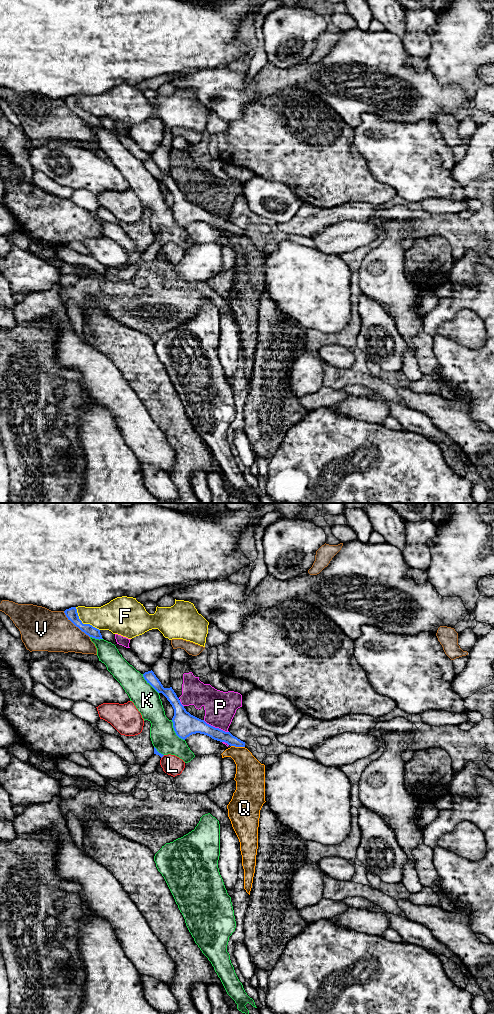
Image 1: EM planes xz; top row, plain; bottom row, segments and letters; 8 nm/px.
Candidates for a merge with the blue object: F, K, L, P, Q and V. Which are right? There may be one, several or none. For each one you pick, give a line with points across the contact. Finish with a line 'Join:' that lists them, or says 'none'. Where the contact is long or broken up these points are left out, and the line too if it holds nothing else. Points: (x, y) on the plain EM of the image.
Join: none

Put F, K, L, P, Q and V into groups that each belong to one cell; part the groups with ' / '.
F / K / L / P Q / V

